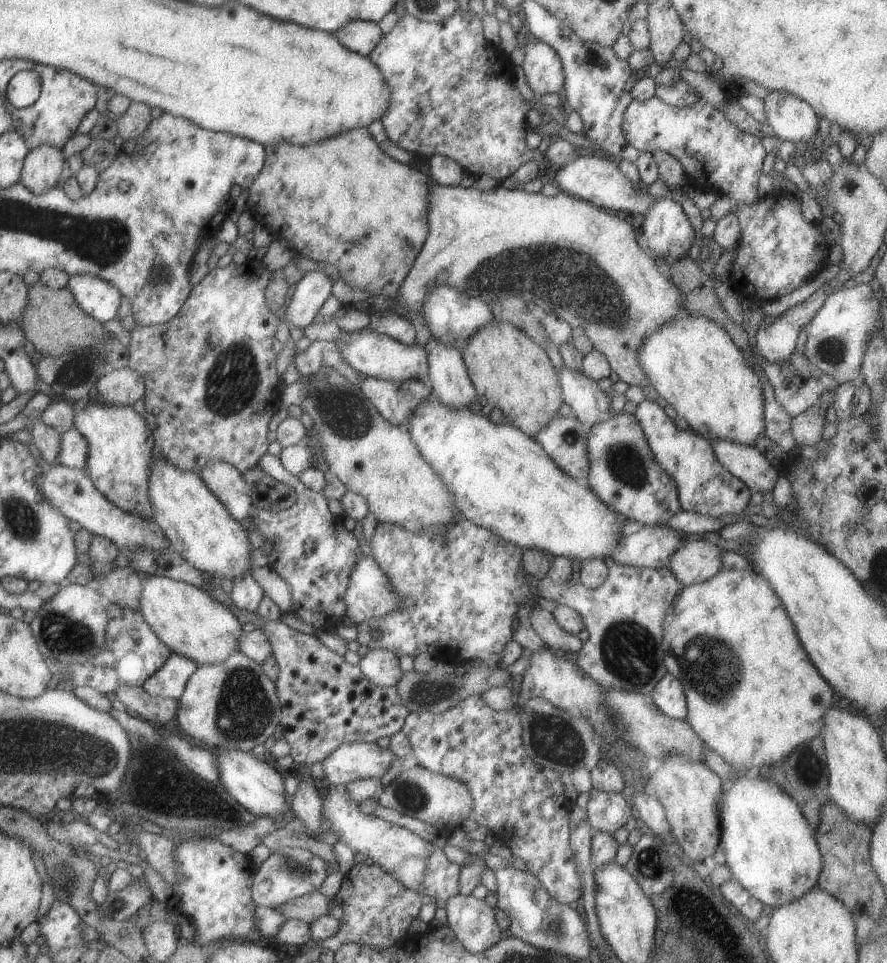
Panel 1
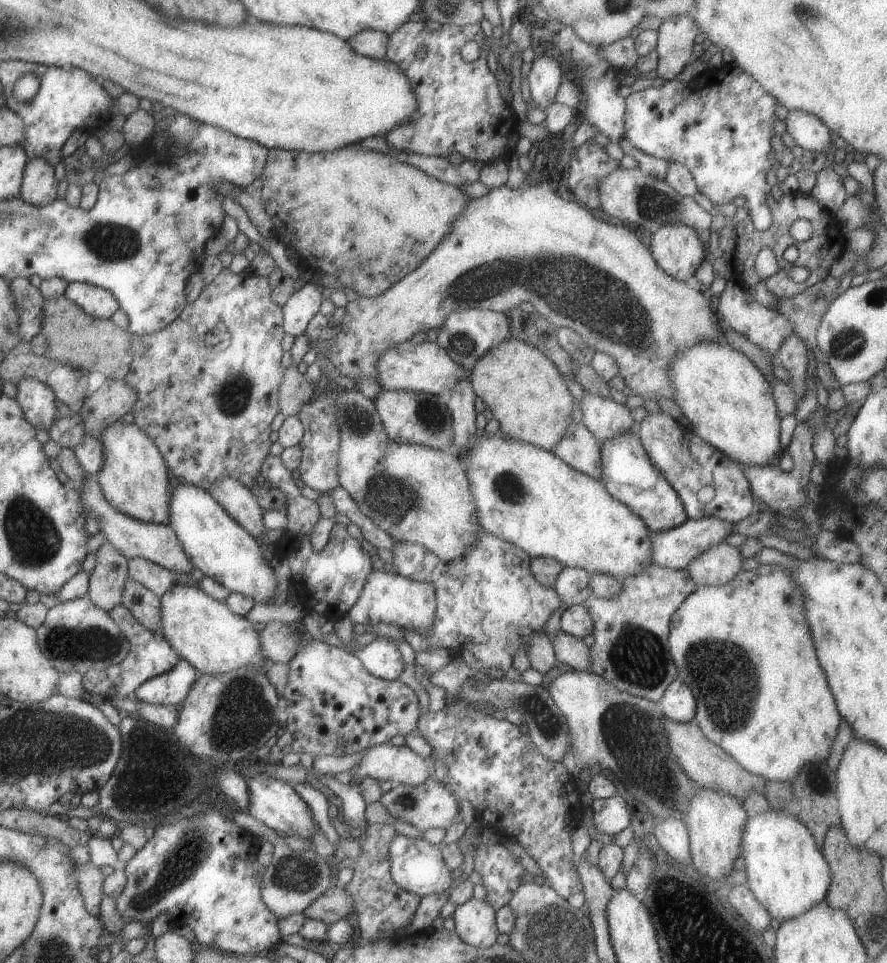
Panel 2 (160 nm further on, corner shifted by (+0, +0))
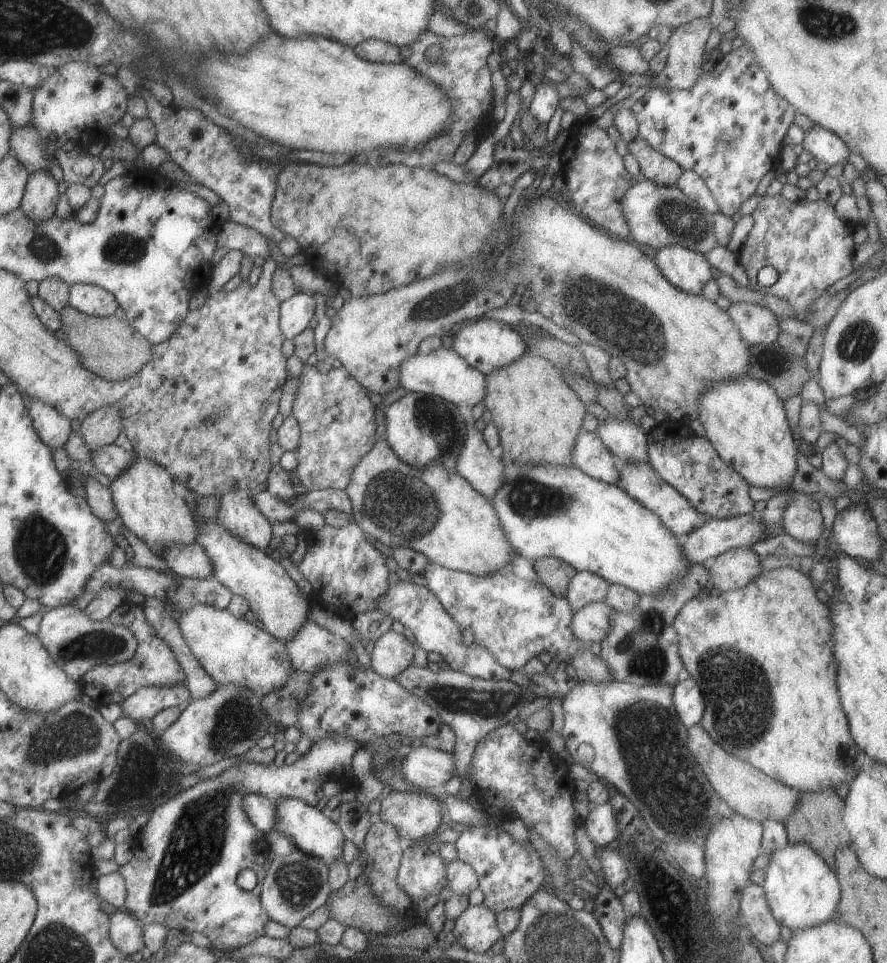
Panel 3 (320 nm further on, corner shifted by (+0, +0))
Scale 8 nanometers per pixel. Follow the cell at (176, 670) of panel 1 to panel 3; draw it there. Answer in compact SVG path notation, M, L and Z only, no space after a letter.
M185 684L170 687L141 687L119 704L122 716L131 718L141 726L143 720L151 720L157 712L171 707L182 707L190 700Z

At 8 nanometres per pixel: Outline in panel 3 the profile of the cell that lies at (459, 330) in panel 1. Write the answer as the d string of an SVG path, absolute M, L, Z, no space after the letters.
M493 319L479 320L459 329L453 339L453 349L469 366L488 375L516 361L526 350L523 338L507 323Z

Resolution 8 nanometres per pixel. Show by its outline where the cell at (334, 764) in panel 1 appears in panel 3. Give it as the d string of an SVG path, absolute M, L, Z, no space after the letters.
M422 745L412 748L399 763L402 775L421 790L442 788L451 778L458 776L453 753Z

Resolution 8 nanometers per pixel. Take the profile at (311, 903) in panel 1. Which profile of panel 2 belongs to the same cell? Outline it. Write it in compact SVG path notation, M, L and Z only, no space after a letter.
M332 883L320 897L302 912L307 919L315 919L330 925L345 919L354 911L354 902L344 887Z

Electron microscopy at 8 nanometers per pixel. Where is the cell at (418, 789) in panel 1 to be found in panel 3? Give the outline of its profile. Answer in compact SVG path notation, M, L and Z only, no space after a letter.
M391 791L380 800L380 809L377 818L382 823L390 824L398 834L398 837L409 839L411 842L428 836L432 832L441 830L440 822L444 822L441 812L439 812L440 800L431 796L427 792L421 793L398 793Z

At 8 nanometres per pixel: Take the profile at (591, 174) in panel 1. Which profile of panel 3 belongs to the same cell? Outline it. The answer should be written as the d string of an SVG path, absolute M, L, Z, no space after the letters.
M641 177L627 189L620 206L635 244L647 244L656 251L669 245L680 246L702 255L718 245L713 235L713 215L677 186L655 185Z

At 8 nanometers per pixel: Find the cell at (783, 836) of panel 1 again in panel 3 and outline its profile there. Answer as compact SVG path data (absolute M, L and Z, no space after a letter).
M789 843L784 848L771 853L771 859L764 868L762 887L773 918L791 931L814 927L827 921L835 920L837 905L840 899L840 886L835 872L829 865L805 843Z

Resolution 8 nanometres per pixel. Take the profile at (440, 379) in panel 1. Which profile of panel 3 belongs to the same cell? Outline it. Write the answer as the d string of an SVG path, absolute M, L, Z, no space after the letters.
M472 418L465 422L465 440L457 457L456 471L479 494L492 499L503 484L504 464L497 453L489 450L482 434L475 430Z

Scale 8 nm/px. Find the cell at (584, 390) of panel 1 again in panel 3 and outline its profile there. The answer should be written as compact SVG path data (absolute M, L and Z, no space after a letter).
M608 414L605 421L598 420L595 433L616 460L632 465L648 462L647 437L638 422L617 420Z

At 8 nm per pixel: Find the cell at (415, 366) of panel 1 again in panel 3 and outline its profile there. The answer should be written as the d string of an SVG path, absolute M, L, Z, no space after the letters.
M442 346L429 354L415 354L401 361L398 375L405 390L433 395L457 406L482 404L486 395L486 376L469 366L453 349Z

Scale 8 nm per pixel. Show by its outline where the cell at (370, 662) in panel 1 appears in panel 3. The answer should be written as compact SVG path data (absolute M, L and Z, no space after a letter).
M392 629L384 632L377 640L374 640L374 647L370 655L370 663L372 670L379 676L394 678L411 665L411 658L413 658L412 640L407 633L397 633Z

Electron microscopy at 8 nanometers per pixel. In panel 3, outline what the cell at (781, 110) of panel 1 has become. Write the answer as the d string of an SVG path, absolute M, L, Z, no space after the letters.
M815 124L809 132L804 132L802 147L812 154L814 161L825 162L828 166L839 163L844 166L850 152L835 133Z

